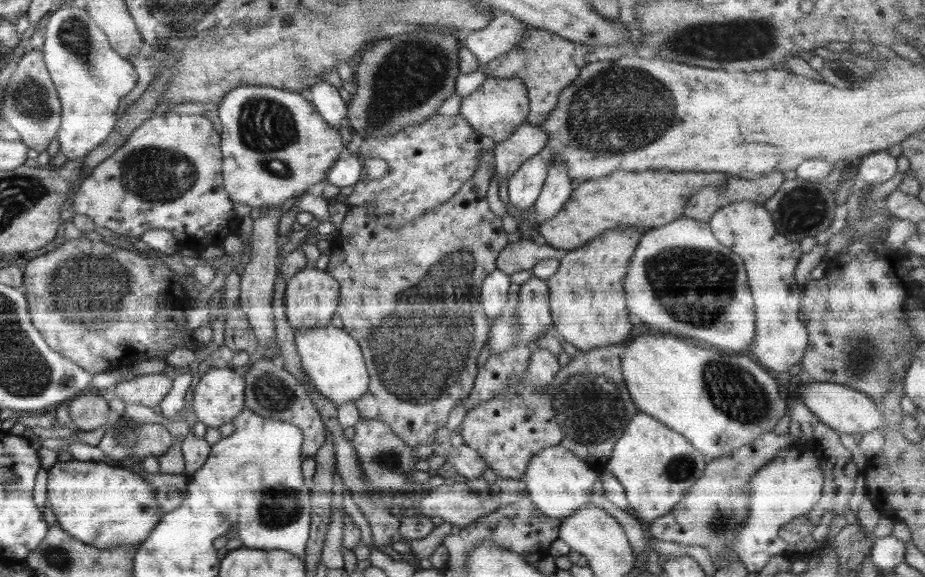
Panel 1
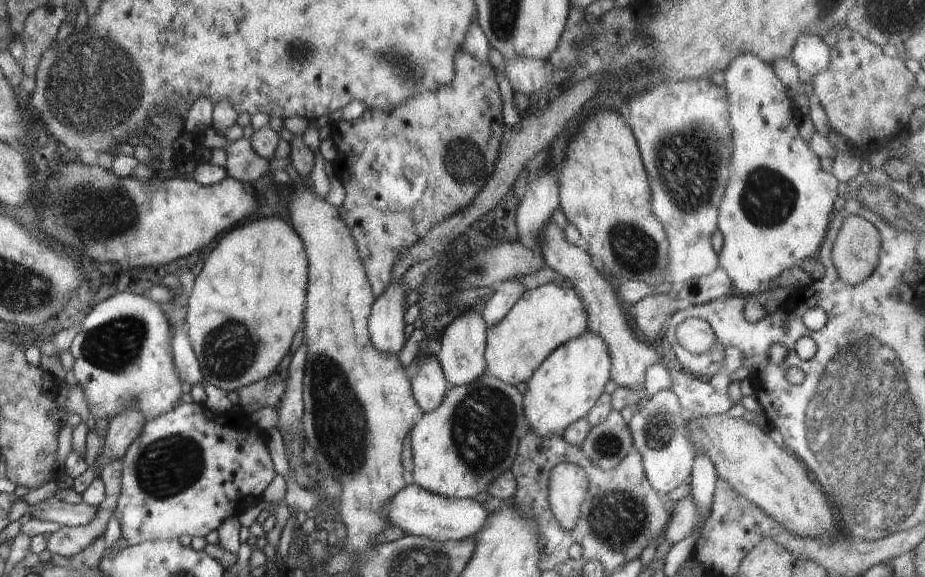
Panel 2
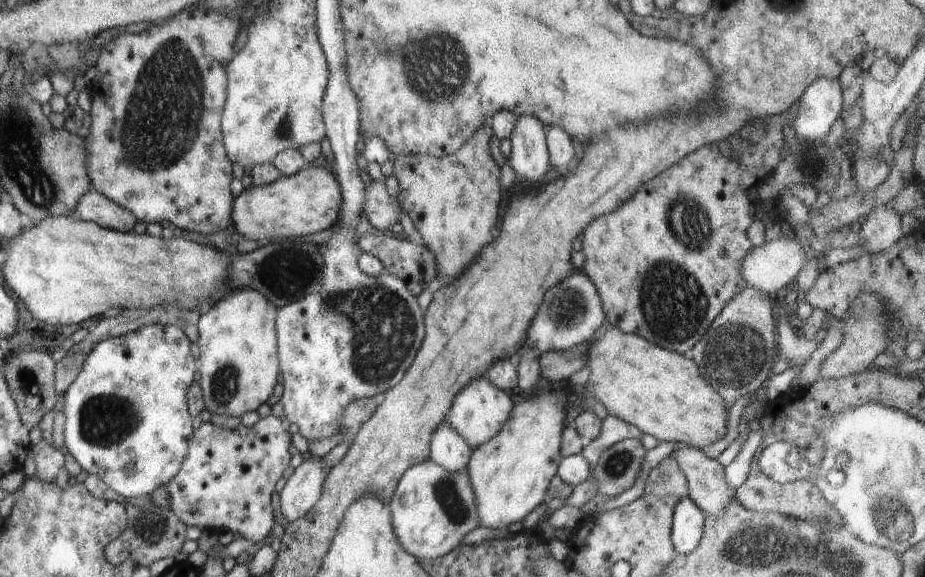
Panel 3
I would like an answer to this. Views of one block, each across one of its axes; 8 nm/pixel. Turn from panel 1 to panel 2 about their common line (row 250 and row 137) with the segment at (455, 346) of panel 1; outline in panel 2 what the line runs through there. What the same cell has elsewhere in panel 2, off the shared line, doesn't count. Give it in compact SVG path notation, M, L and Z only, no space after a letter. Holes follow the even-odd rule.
M458 49L454 55L454 76L442 86L436 87L433 91L426 91L424 95L412 100L407 98L402 104L395 106L392 111L379 111L378 109L366 109L363 115L357 119L340 119L331 124L326 133L333 139L334 148L337 149L337 157L332 161L333 176L345 186L345 202L338 207L341 219L349 226L353 232L354 240L357 240L357 247L361 254L371 289L375 294L375 300L387 289L387 284L392 280L393 266L401 255L406 252L414 243L417 243L426 233L443 220L450 218L455 212L466 208L479 190L486 184L488 177L494 168L495 160L499 153L501 134L503 133L504 122L502 119L502 104L498 87L499 75L496 68L490 62L483 63L476 60L468 51Z

